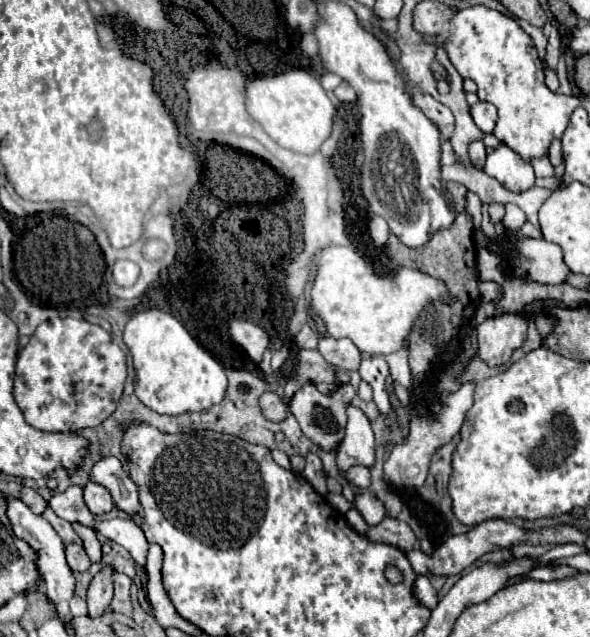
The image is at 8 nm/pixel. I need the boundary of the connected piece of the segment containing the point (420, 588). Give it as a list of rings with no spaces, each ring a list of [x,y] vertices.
[[[418,575],[416,583],[414,583],[414,593],[416,593],[418,601],[420,601],[424,607],[428,607],[428,609],[434,609],[434,607],[436,607],[436,603],[438,603],[438,593],[436,593],[436,589],[430,585],[428,577]]]

